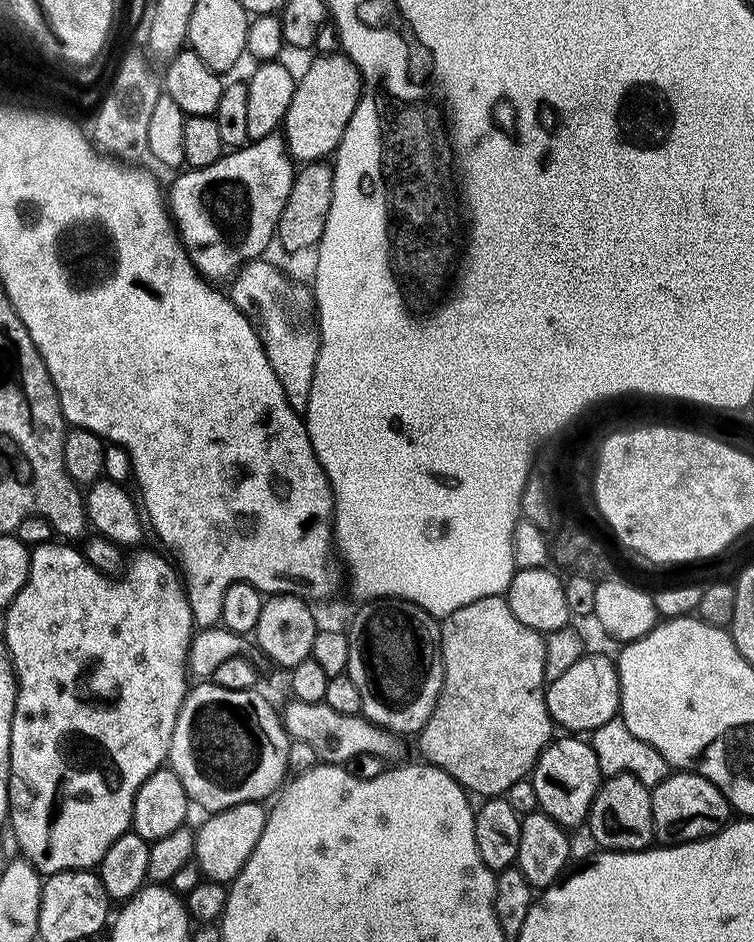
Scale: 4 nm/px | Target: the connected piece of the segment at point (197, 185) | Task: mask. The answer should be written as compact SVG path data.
M273 134L251 141L243 148L225 151L220 160L210 166L188 168L180 174L181 176L166 188L166 208L180 243L196 272L208 282L220 282L216 280L224 279L227 281L235 277L245 264L261 259L268 243L273 243L276 223L280 221L286 198L290 198L292 189L294 161L288 155L288 146L283 135Z

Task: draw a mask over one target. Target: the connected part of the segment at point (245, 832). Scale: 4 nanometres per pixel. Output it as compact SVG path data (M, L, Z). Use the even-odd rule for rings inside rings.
M263 803L239 804L233 808L227 808L225 812L217 812L207 817L208 821L201 826L200 832L195 833L196 838L196 854L195 863L200 863L200 868L205 872L209 881L231 882L240 875L240 871L244 869L244 864L250 858L250 854L255 850L256 844L262 838L262 830L264 823L268 821L268 812Z

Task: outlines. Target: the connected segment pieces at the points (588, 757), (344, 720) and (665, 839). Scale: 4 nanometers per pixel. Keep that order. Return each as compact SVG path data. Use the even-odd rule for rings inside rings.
M564 734L553 739L540 752L533 765L530 779L535 790L537 807L550 820L555 820L561 828L572 830L575 824L589 819L592 804L601 791L600 779L602 773L596 757L596 749L587 739L576 734Z
M293 699L292 704L282 708L282 721L284 729L293 741L301 740L309 744L320 755L321 761L330 764L347 765L347 760L355 756L381 756L388 760L392 756L393 733L376 724L371 724L367 718L359 714L338 714L329 704L307 704Z
M673 771L667 780L651 789L651 793L656 840L668 846L689 844L691 840L705 840L708 836L716 836L734 816L734 809L722 790L693 772Z

